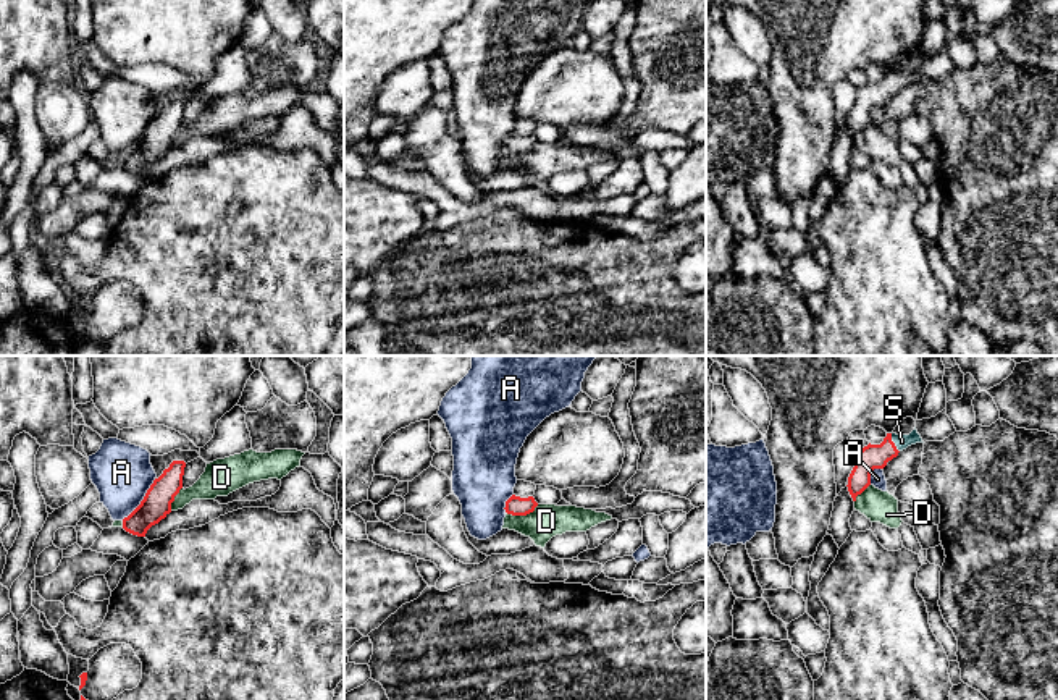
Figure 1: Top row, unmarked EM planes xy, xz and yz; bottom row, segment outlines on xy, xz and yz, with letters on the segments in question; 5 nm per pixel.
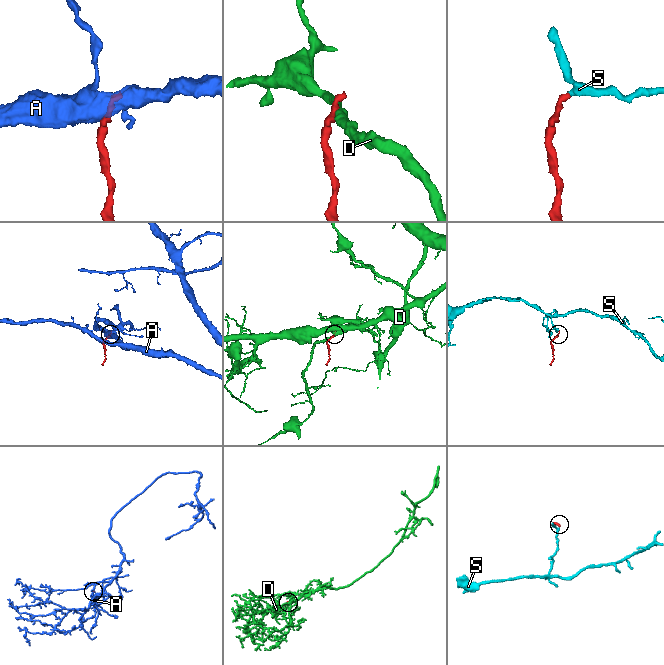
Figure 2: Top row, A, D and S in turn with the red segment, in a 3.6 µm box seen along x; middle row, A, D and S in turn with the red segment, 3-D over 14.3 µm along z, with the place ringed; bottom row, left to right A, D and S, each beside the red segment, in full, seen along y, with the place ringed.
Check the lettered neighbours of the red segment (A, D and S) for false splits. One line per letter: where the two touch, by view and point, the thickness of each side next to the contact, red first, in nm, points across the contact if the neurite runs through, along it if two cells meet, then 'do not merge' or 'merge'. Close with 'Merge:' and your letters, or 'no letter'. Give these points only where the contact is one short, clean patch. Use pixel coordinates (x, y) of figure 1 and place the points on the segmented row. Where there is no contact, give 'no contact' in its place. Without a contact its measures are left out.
A: contact xy (142, 500); calibres 140 and 300 nm; do not merge
D: contact xz (522, 514); calibres 100 and 170 nm; border xz (538, 505), (525, 514), (506, 513); do not merge
S: contact yz (894, 443); calibres 130 and 80 nm; way yz (873, 456), (884, 453), (894, 443), (902, 442); merge
Merge: S

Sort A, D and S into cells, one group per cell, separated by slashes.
A / D / S

